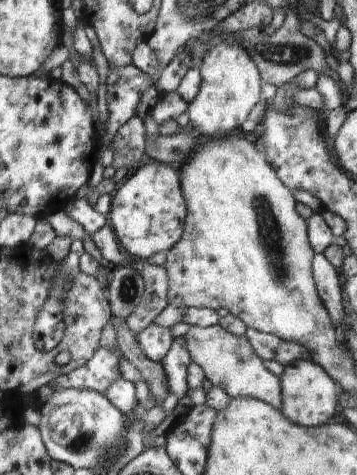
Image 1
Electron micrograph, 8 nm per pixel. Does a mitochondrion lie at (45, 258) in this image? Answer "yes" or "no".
no

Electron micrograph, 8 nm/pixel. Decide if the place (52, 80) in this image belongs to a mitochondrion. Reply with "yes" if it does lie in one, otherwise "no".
no

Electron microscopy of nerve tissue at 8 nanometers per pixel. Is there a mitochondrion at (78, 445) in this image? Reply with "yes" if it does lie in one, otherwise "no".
yes

